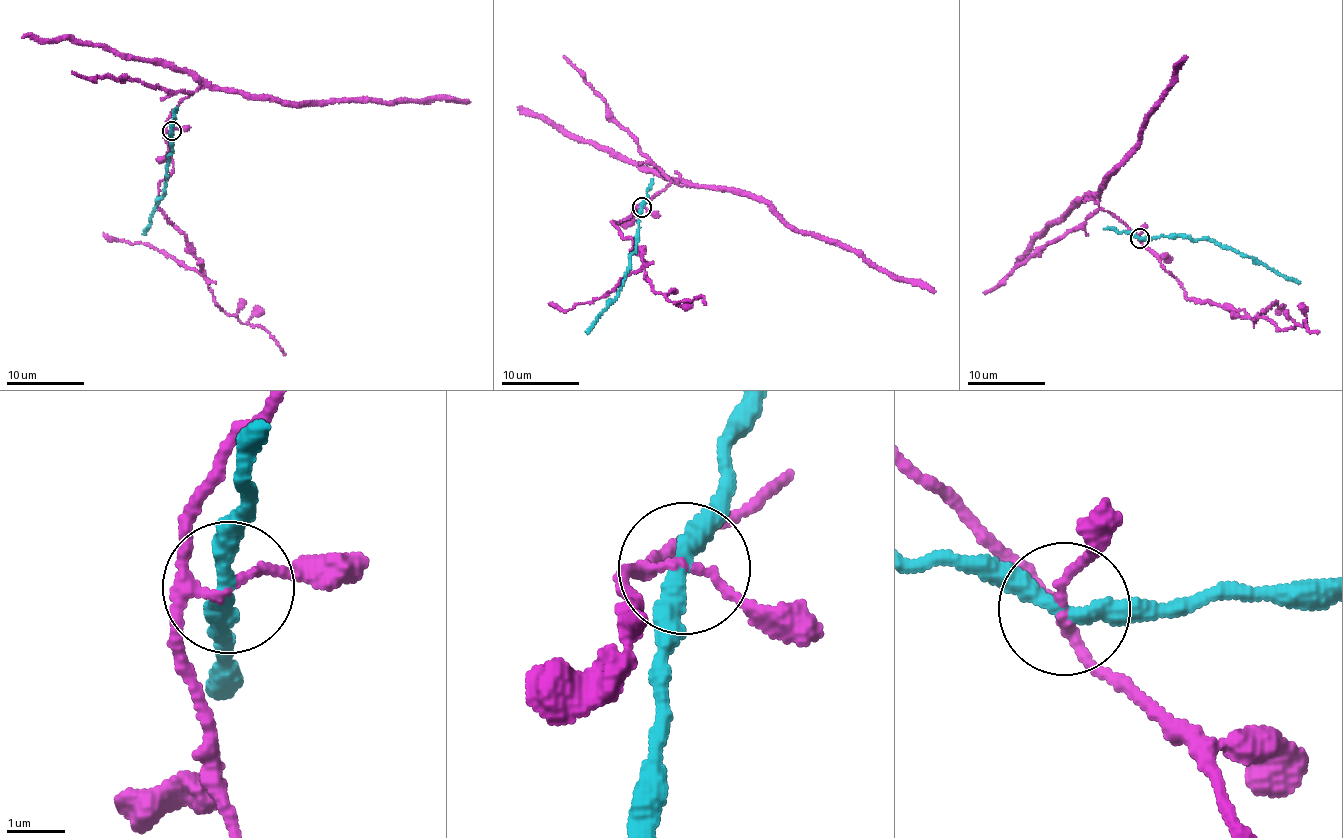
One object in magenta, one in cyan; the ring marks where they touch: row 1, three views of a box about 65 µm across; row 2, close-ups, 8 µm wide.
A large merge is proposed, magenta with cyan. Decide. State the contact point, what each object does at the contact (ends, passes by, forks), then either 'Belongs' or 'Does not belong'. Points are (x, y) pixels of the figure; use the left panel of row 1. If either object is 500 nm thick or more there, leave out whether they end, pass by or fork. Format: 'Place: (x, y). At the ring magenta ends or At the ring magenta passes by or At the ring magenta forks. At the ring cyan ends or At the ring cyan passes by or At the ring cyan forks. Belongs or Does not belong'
Place: (172, 131). At the ring magenta forks. At the ring cyan passes by. Does not belong

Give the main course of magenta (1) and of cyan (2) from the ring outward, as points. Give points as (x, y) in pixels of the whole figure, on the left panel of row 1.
1: (172, 130), (166, 124), (184, 99), (213, 87), (303, 105), (314, 100), (470, 102)
2: (172, 130), (173, 150), (168, 155), (170, 161), (163, 197), (144, 234)

